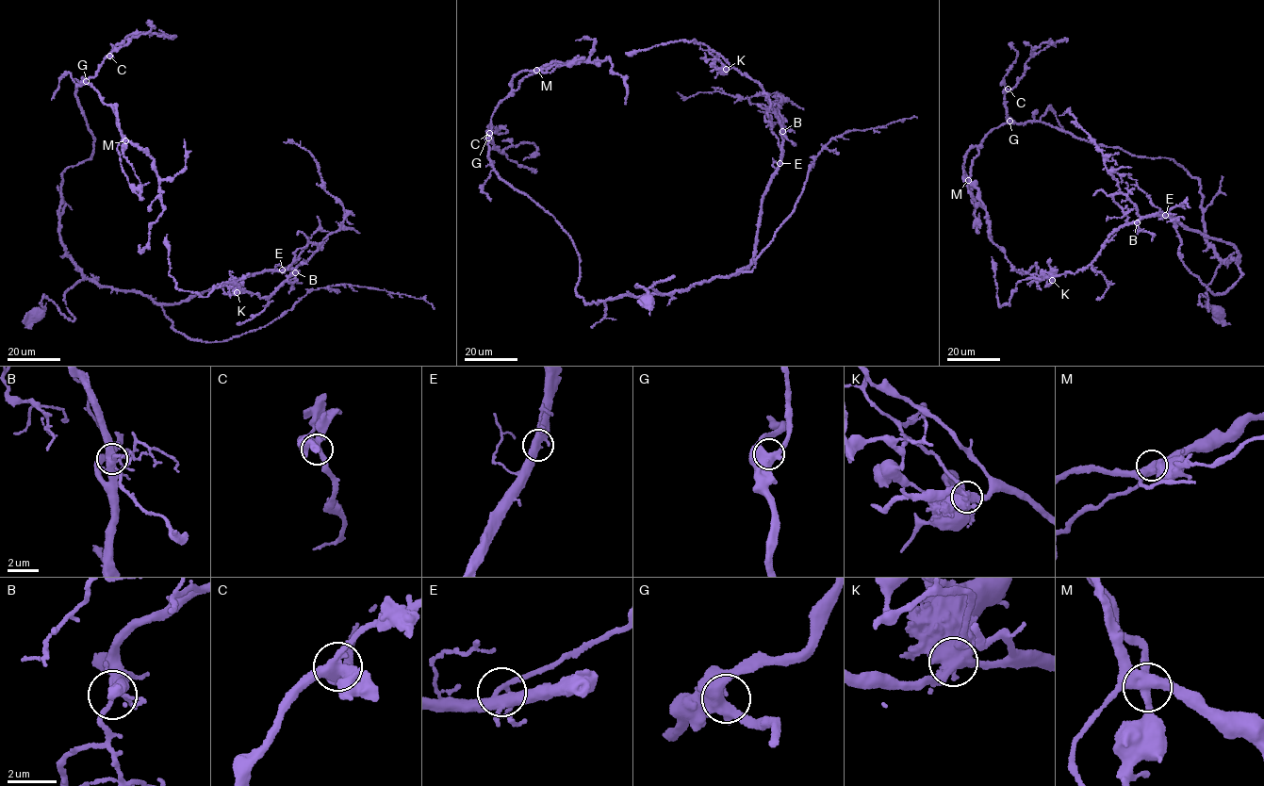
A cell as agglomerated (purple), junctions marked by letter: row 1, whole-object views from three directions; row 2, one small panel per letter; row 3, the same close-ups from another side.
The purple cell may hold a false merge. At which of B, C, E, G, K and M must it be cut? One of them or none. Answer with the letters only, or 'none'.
K

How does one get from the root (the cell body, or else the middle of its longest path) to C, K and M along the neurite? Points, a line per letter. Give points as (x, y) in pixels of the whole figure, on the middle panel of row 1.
C: (648, 300), (635, 286), (674, 276), (651, 285), (659, 295), (577, 295), (572, 239), (500, 178), (489, 133)
K: (648, 300), (635, 286), (674, 276), (651, 285), (670, 295), (752, 259), (782, 136), (759, 82), (726, 69)
M: (648, 300), (635, 286), (674, 276), (587, 304), (571, 237), (489, 158), (496, 108), (536, 70)

